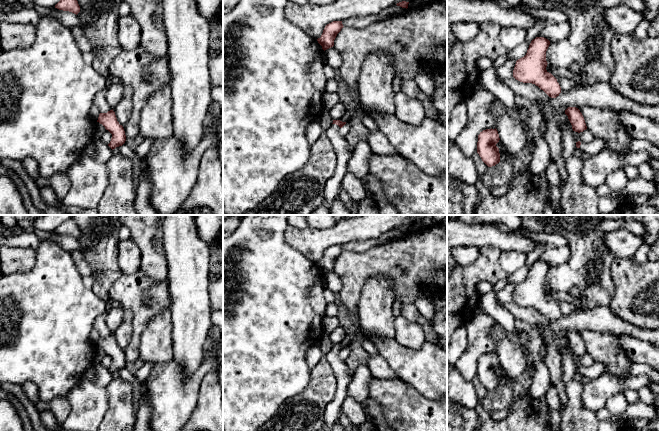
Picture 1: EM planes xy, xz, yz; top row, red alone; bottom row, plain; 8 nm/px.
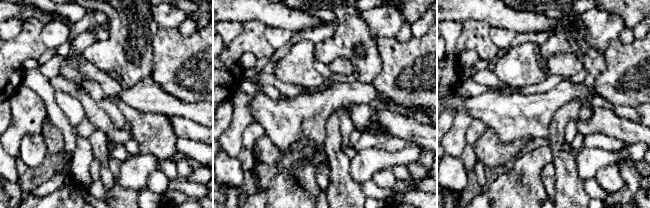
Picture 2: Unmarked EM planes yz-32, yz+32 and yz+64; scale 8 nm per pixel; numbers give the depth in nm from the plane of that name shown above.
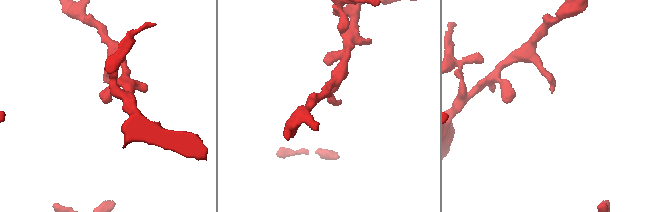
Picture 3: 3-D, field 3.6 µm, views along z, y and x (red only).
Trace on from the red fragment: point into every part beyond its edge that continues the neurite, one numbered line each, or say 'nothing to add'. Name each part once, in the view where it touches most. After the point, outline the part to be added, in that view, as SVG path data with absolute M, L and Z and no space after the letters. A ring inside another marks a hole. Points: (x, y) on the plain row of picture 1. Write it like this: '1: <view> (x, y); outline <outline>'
1: xz (343, 378); outline M332 348L327 354L327 360L336 377L336 393L332 401L325 407L324 429L326 431L331 431L338 419L342 402L347 395L347 387L352 380L347 364L339 358L340 353L338 349Z

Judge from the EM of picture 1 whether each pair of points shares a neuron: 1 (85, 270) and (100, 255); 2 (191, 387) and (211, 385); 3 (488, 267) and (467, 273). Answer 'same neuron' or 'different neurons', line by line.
1: different neurons
2: different neurons
3: same neuron

